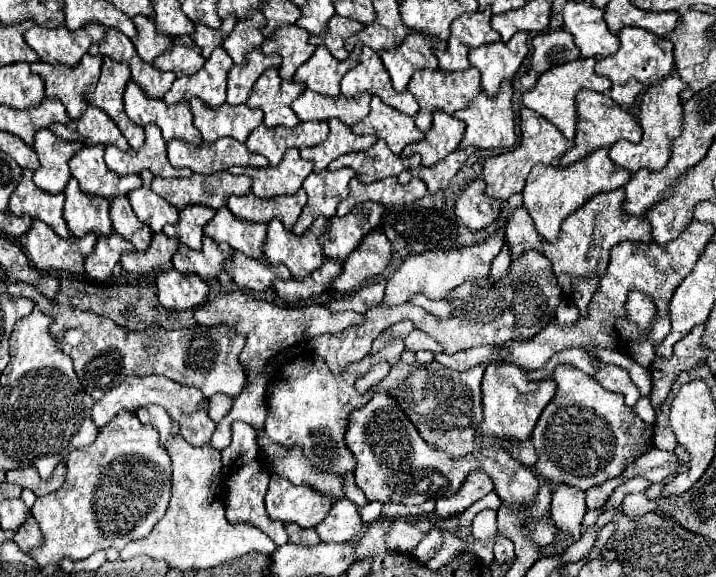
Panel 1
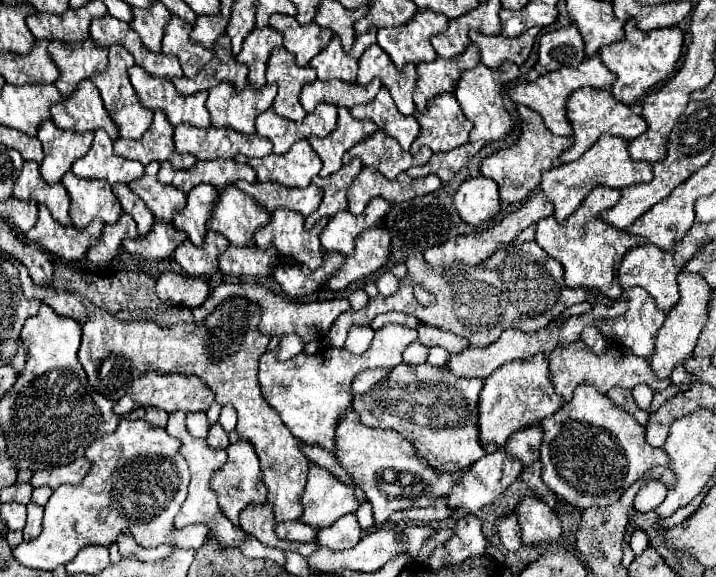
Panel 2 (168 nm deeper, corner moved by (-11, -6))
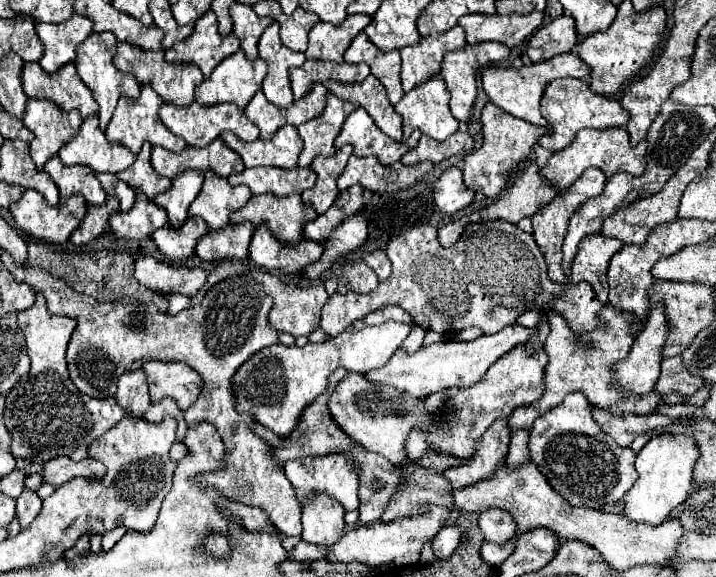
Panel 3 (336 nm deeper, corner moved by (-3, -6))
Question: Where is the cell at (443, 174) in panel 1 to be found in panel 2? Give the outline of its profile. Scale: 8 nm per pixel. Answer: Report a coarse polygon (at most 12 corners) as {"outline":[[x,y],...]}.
{"outline":[[483,141],[467,143],[447,153],[437,153],[423,167],[411,167],[413,179],[435,175],[445,183],[451,181]]}

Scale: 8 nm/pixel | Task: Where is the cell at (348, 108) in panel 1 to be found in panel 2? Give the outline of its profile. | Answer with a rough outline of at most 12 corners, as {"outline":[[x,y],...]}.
{"outline":[[313,81],[301,105],[313,113],[319,103],[353,109],[371,103],[381,89],[343,81]]}

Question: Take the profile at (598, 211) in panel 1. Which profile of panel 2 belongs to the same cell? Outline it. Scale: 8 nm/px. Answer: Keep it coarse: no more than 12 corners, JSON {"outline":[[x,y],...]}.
{"outline":[[595,187],[567,219],[537,223],[565,285],[621,299],[617,263],[647,239],[607,225],[619,189]]}

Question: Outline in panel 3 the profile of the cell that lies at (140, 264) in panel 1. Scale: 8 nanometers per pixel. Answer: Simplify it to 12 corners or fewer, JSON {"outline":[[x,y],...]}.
{"outline":[[137,193],[127,213],[113,213],[117,237],[147,239],[169,225],[163,207]]}

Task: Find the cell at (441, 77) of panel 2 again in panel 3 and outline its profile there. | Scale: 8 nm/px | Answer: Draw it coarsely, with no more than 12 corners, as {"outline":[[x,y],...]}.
{"outline":[[461,25],[401,49],[403,91],[441,69],[443,55],[465,45]]}

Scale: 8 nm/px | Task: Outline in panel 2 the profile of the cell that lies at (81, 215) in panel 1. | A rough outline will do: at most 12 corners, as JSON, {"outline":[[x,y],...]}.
{"outline":[[79,179],[61,183],[71,197],[77,229],[101,219],[119,221],[121,205],[107,181]]}

